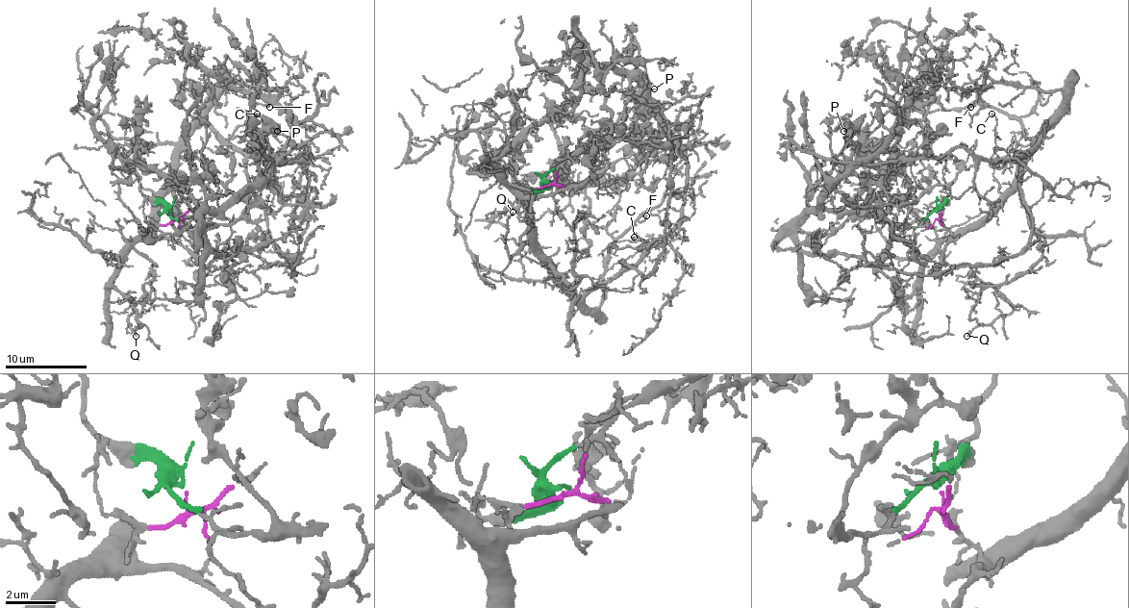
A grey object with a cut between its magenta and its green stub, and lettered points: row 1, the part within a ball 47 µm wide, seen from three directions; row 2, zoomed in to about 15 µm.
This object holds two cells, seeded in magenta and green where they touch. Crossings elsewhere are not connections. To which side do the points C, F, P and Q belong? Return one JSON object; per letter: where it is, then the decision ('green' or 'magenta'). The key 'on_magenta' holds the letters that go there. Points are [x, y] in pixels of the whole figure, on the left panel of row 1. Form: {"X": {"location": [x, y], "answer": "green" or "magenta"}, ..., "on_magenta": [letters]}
{"C": {"location": [257, 114], "answer": "magenta"}, "F": {"location": [269, 107], "answer": "magenta"}, "P": {"location": [277, 131], "answer": "green"}, "Q": {"location": [136, 336], "answer": "magenta"}, "on_magenta": ["C", "F", "Q"]}

